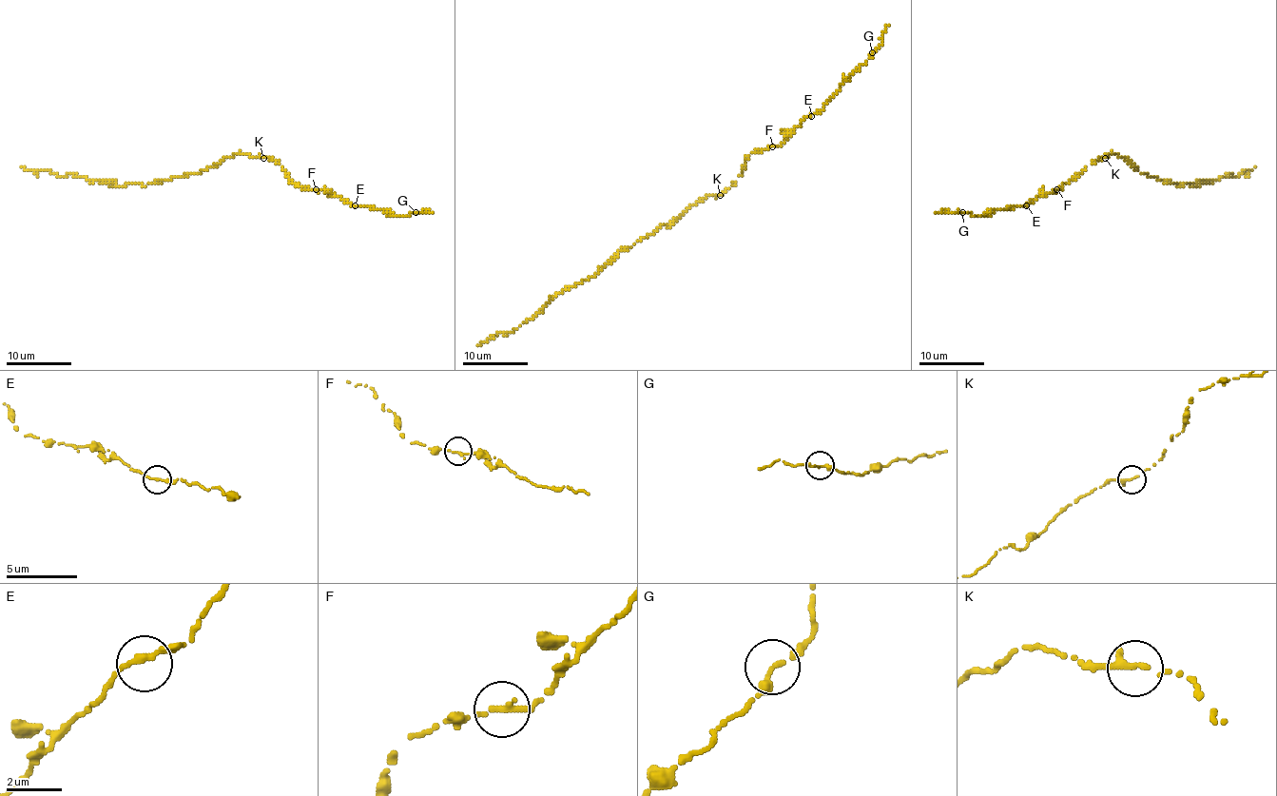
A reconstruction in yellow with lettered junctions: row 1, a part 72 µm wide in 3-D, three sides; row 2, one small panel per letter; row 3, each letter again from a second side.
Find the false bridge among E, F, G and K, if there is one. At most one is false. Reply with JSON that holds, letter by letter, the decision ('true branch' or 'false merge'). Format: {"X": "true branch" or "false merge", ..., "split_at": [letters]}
{"E": "true branch", "F": "true branch", "G": "true branch", "K": "true branch", "split_at": []}

